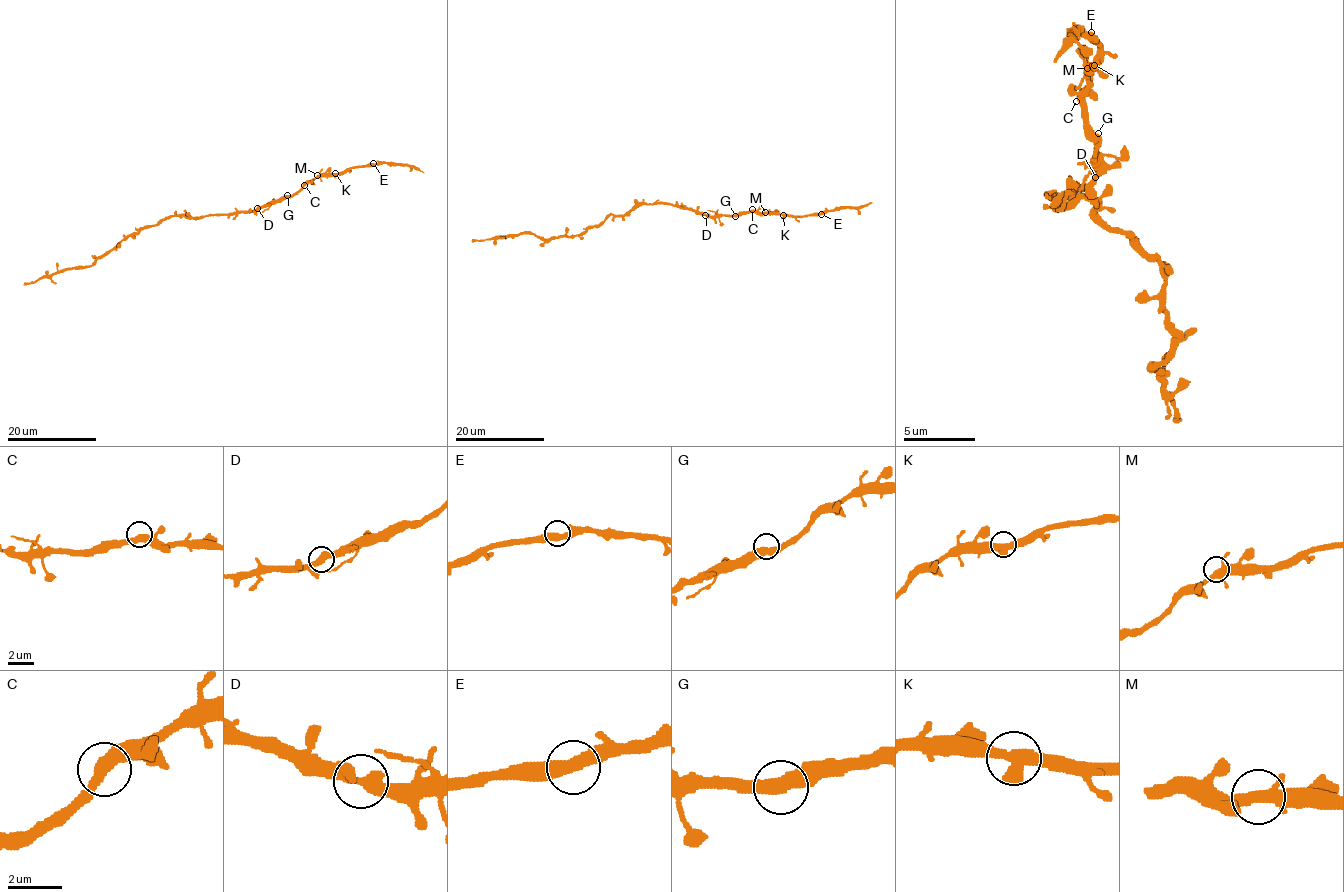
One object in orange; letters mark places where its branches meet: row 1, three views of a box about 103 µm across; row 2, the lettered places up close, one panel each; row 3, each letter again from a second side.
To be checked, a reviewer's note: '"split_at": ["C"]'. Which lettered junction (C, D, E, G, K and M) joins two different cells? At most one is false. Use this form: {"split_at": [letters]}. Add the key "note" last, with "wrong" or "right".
{"split_at": [], "note": "wrong"}

